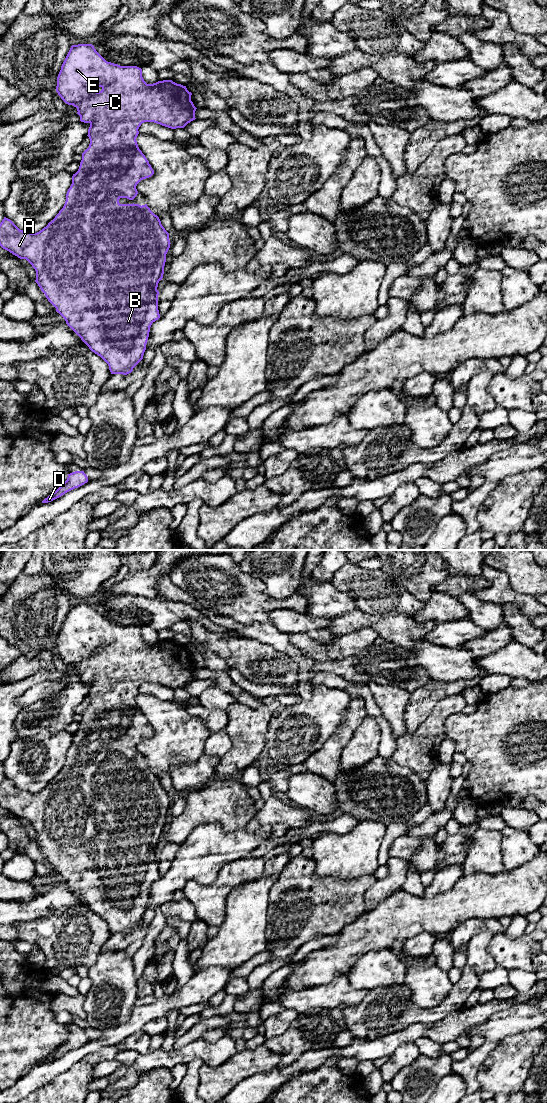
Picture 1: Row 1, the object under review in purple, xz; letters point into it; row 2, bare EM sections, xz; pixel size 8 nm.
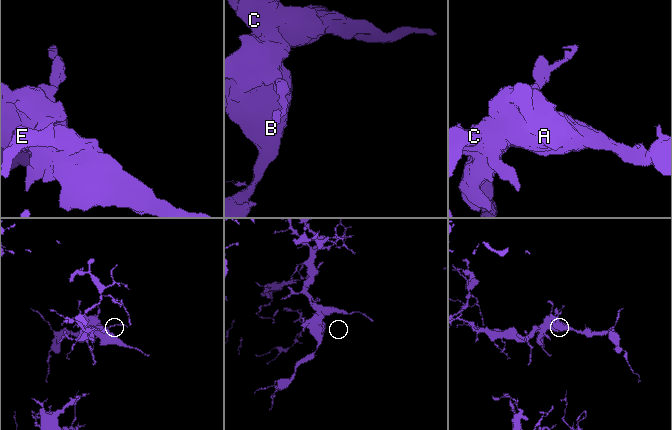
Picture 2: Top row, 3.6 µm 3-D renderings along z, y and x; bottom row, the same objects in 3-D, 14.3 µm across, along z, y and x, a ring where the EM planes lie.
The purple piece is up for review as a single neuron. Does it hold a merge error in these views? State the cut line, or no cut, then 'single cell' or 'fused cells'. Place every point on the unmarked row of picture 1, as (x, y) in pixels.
no cut; single cell

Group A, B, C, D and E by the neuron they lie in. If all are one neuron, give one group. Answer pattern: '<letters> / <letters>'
A B C D E

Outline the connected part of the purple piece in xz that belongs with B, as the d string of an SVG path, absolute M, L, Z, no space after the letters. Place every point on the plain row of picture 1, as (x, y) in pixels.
M92 604L72 605L57 637L56 652L61 659L68 665L77 668L77 674L80 681L89 683L88 697L90 699L89 707L82 713L82 720L78 731L72 736L72 744L67 751L66 761L63 768L48 783L46 787L37 793L30 793L20 790L10 779L4 777L0 783L0 806L17 816L20 819L26 819L36 831L35 842L45 854L48 861L56 868L66 881L66 884L81 898L81 900L89 907L89 909L100 916L109 926L111 934L127 935L133 931L133 928L143 919L146 910L146 904L149 897L150 887L153 882L160 878L158 870L158 843L163 838L164 826L166 822L166 814L170 808L169 793L162 786L161 781L150 768L139 764L120 764L120 758L133 760L138 751L137 744L154 734L149 721L139 709L136 698L139 694L139 687L144 682L154 682L162 686L176 689L184 688L188 683L195 680L196 667L191 661L192 653L186 646L177 644L172 640L158 641L153 644L147 644L142 637L142 629L137 626L120 626L111 622L107 622L94 608Z

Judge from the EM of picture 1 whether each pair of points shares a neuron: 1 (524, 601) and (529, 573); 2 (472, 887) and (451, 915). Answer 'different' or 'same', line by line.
1: different
2: same

